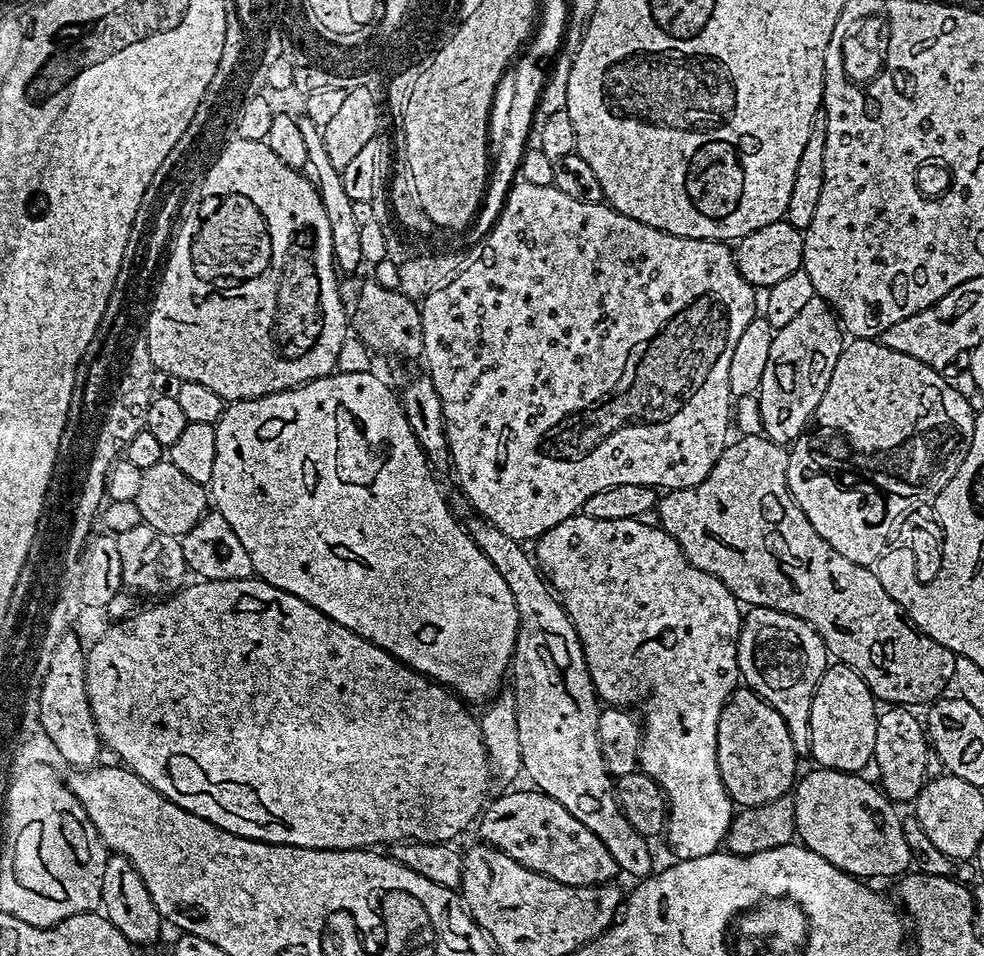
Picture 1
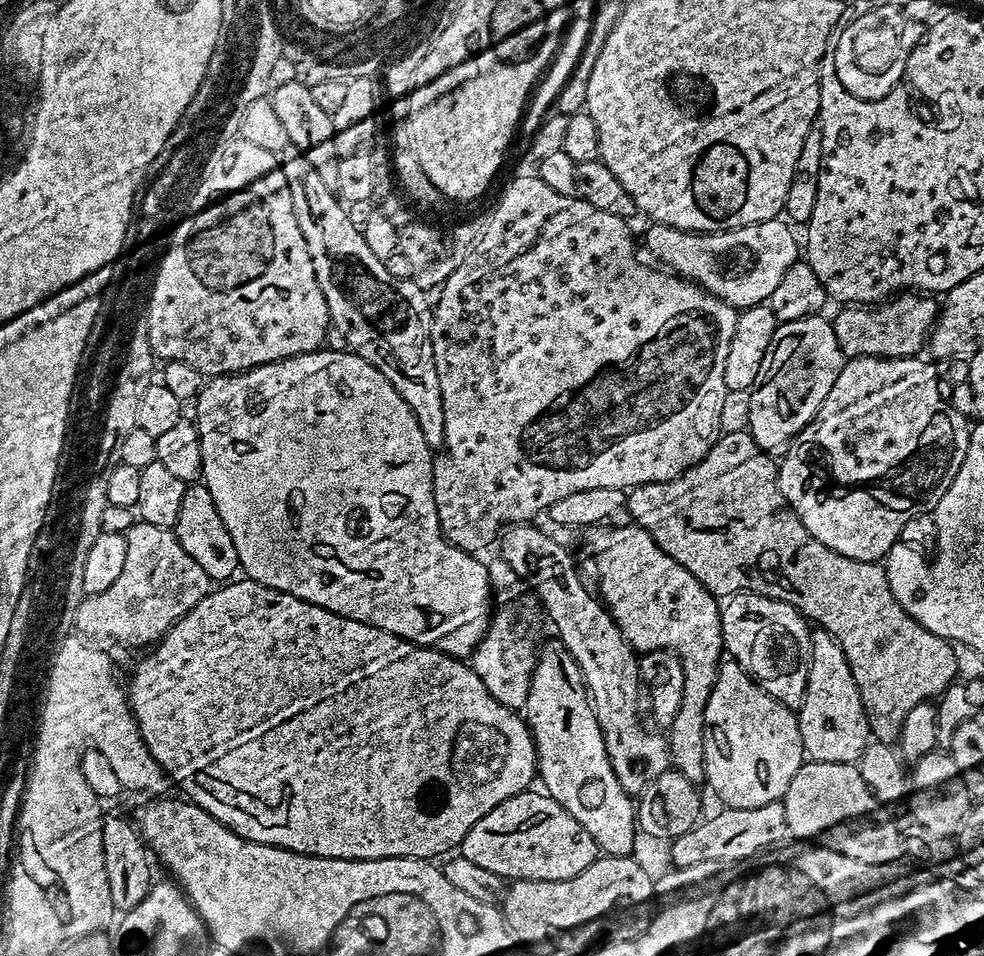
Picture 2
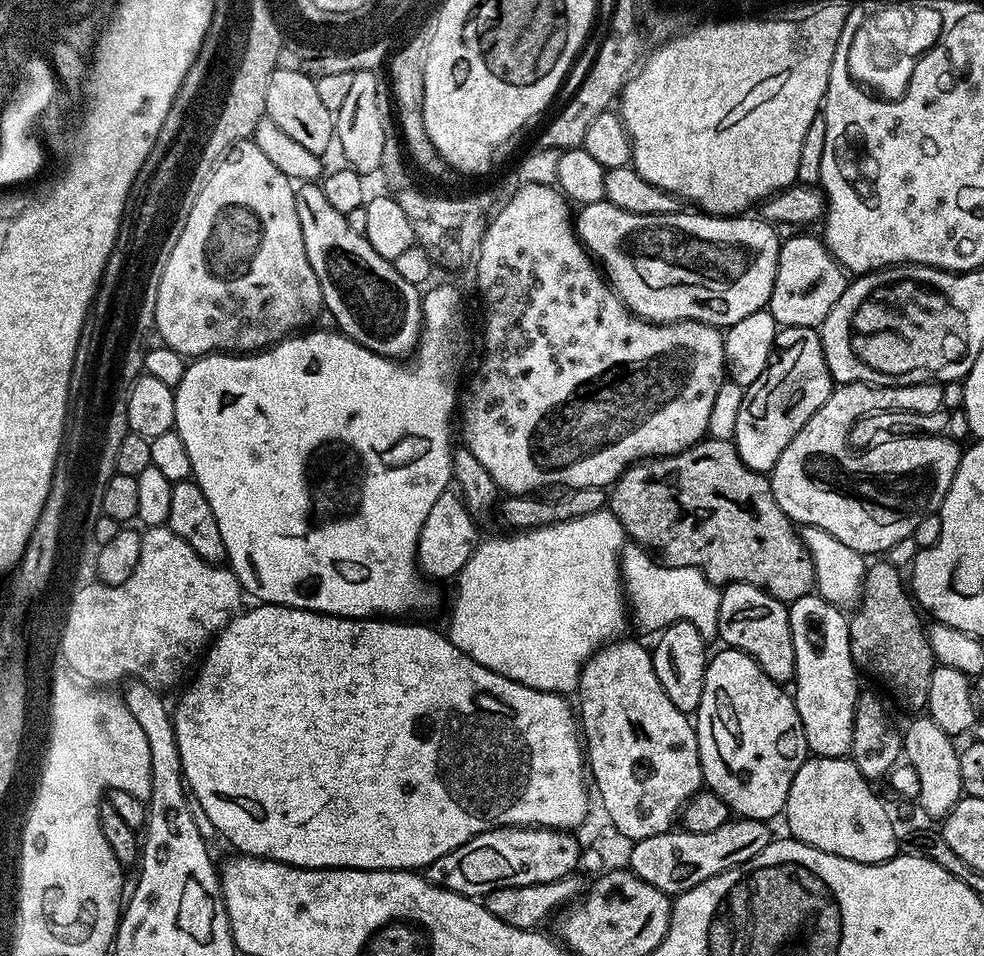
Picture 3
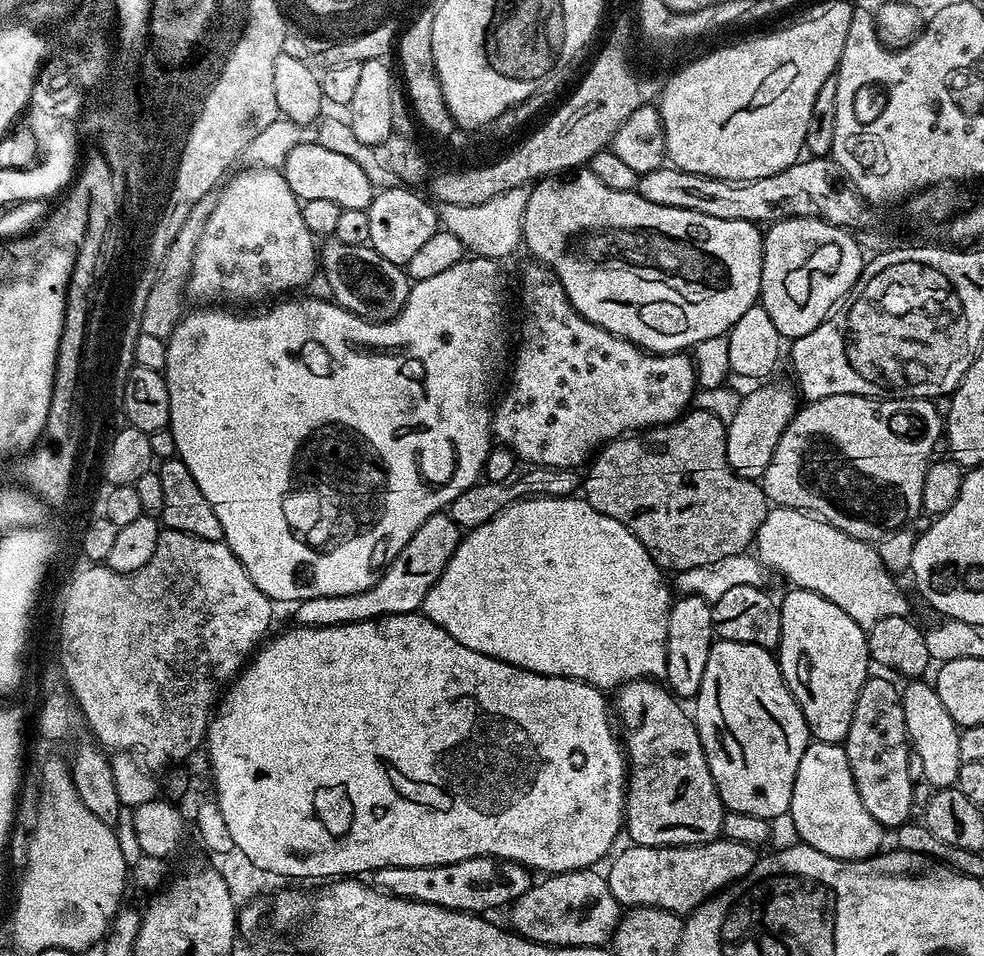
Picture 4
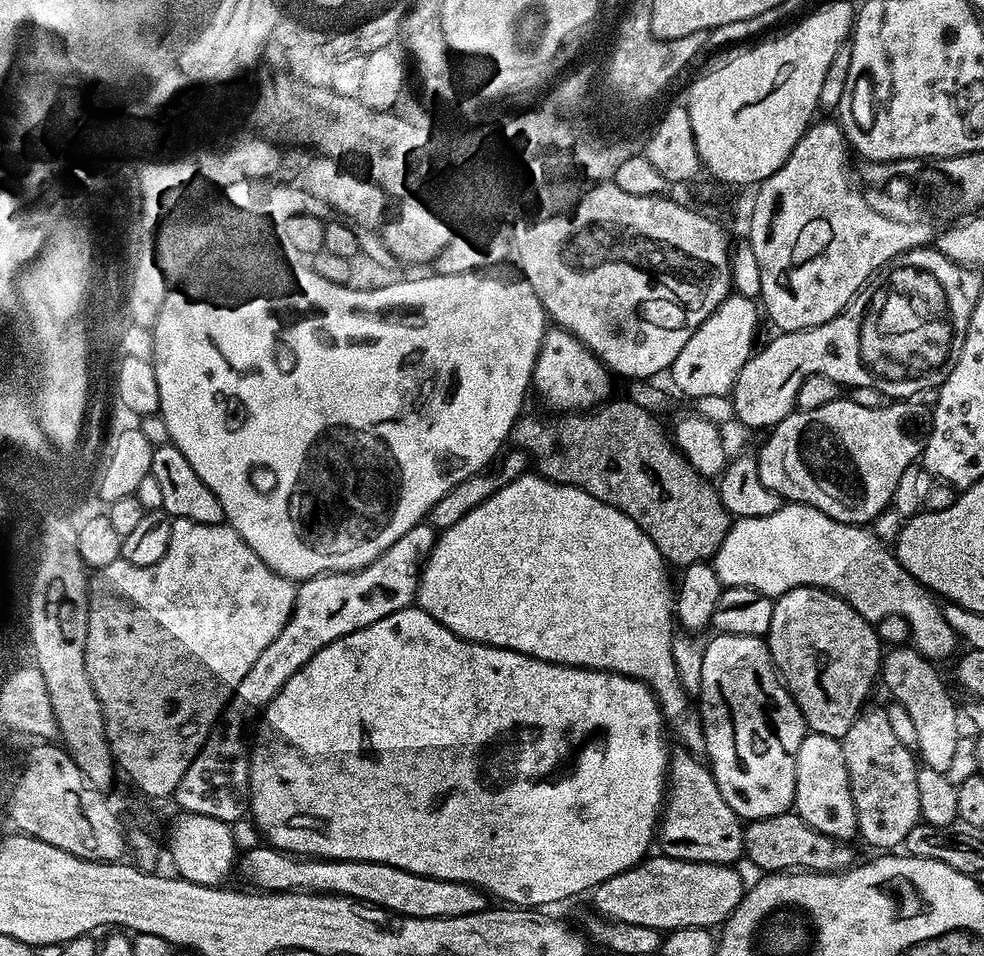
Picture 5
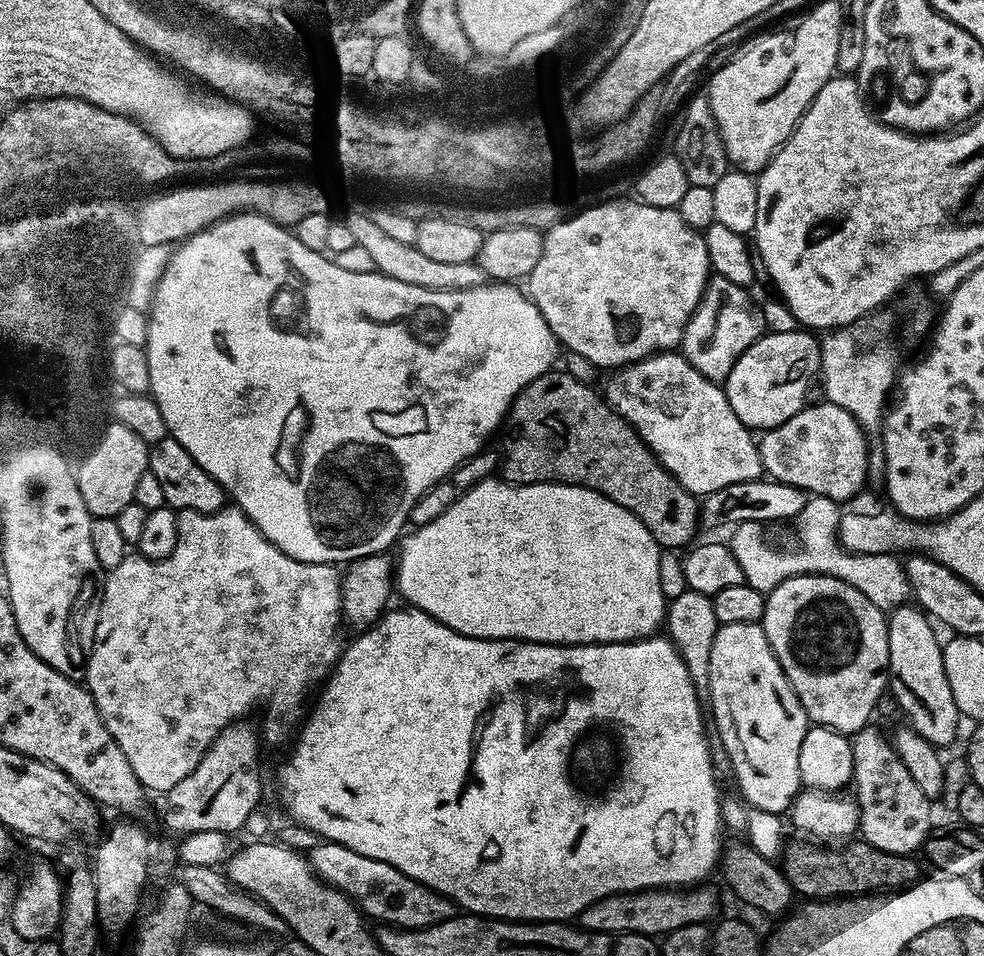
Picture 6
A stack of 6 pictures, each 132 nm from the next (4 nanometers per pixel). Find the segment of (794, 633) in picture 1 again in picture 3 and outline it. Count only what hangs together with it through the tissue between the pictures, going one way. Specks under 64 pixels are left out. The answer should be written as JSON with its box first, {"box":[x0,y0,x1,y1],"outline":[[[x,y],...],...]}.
{"box":[718,584,796,685],"outline":[[[749,584],[727,585],[720,593],[720,609],[718,610],[718,636],[725,640],[729,649],[744,652],[758,666],[762,666],[765,676],[781,685],[787,685],[796,675],[796,659],[794,658],[794,642],[790,634],[790,618],[788,604],[783,600],[775,600],[769,592],[763,592]]]}

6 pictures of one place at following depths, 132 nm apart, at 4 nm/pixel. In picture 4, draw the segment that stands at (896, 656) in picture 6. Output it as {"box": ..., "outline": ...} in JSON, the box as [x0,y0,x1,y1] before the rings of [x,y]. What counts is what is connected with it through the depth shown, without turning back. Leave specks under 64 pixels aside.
{"box":[901,678,961,789],"outline":[[[912,678],[903,685],[901,705],[905,714],[905,730],[907,743],[911,751],[918,753],[923,761],[923,783],[932,784],[933,789],[951,788],[958,778],[961,760],[959,758],[959,736],[961,729],[950,718],[946,706],[942,706],[942,698],[938,698],[935,687],[931,683],[923,684],[920,678]]]}

